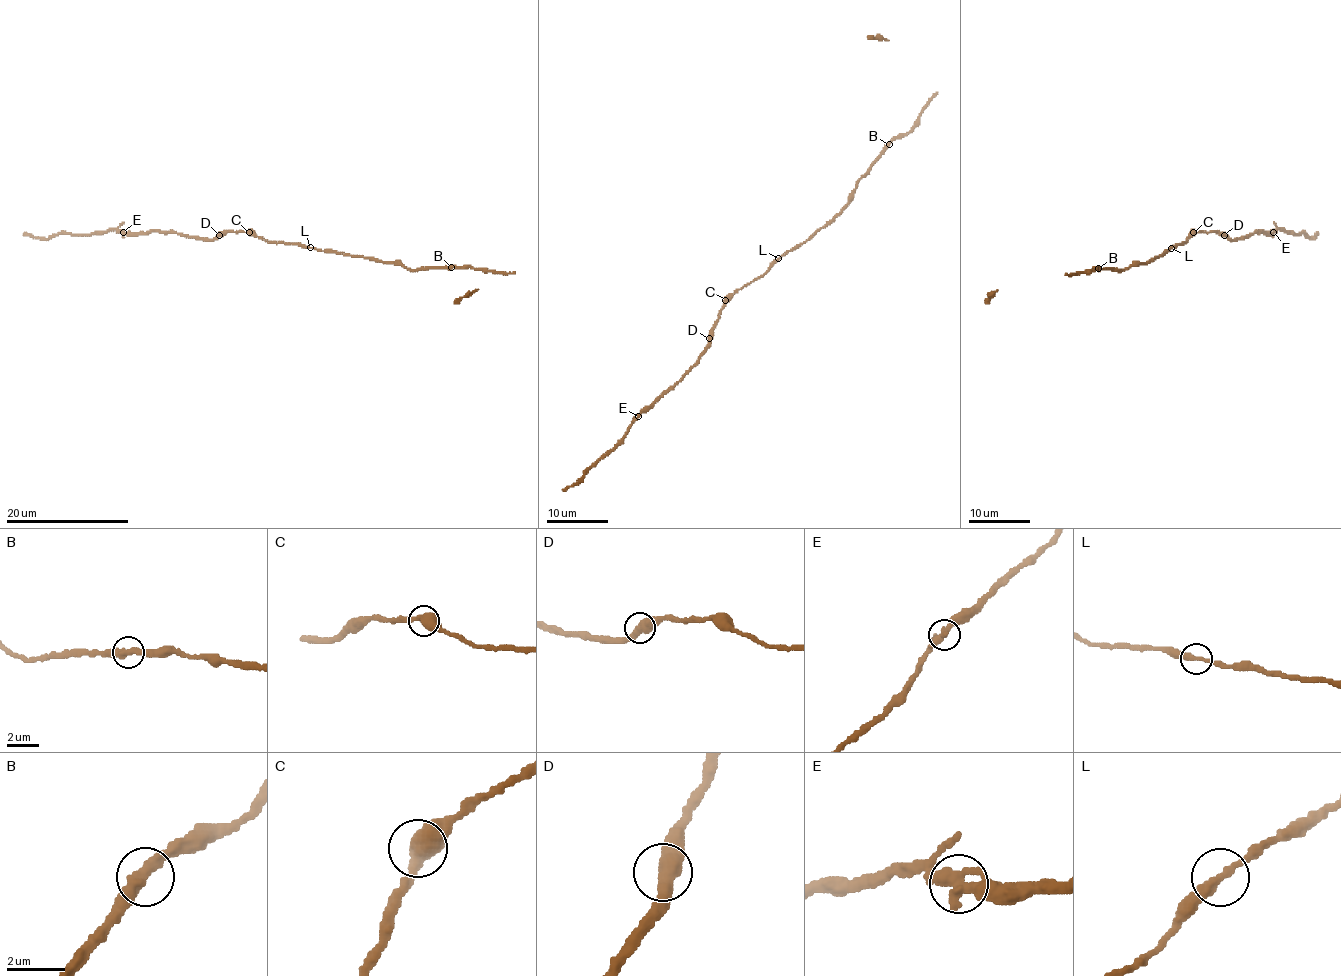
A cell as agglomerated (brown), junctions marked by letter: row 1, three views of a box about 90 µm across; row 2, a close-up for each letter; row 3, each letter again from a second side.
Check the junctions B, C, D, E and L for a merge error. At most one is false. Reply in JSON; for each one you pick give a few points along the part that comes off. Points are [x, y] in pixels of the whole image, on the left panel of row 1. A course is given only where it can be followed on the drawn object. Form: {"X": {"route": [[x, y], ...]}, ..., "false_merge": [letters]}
{"false_merge": []}

